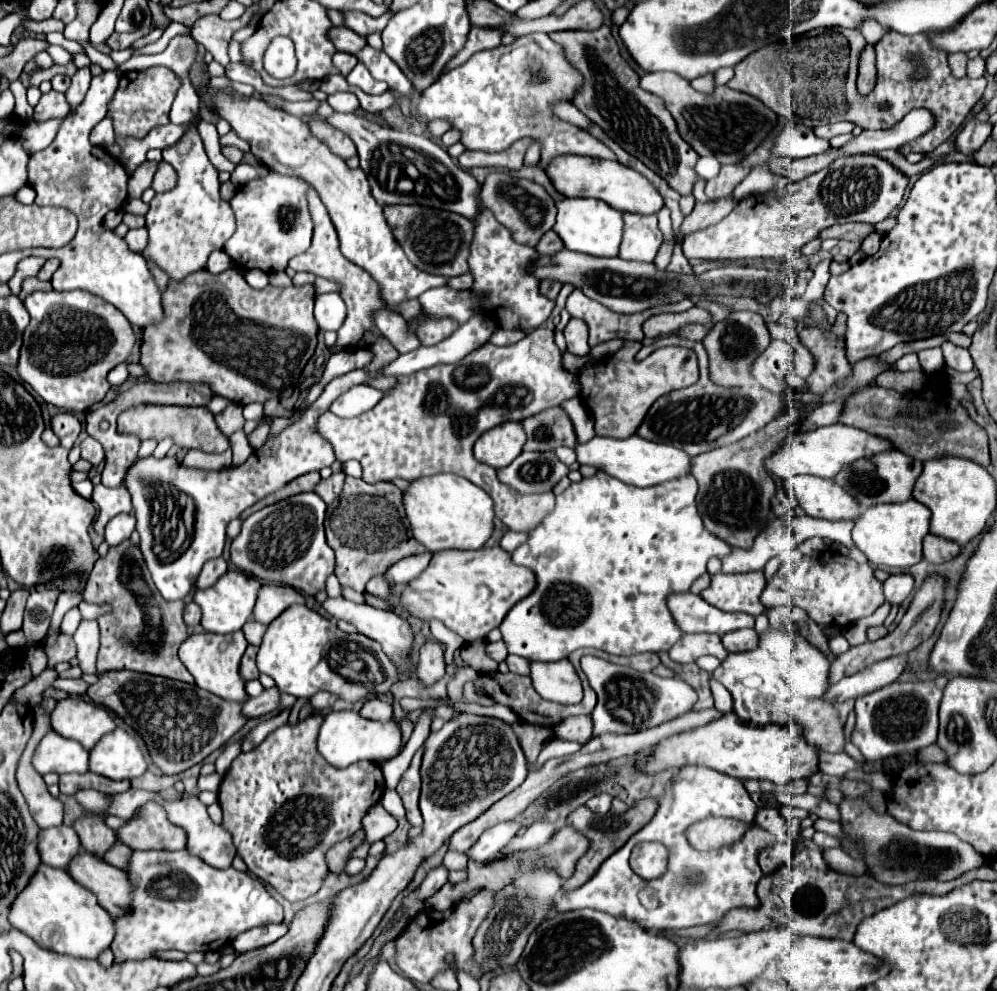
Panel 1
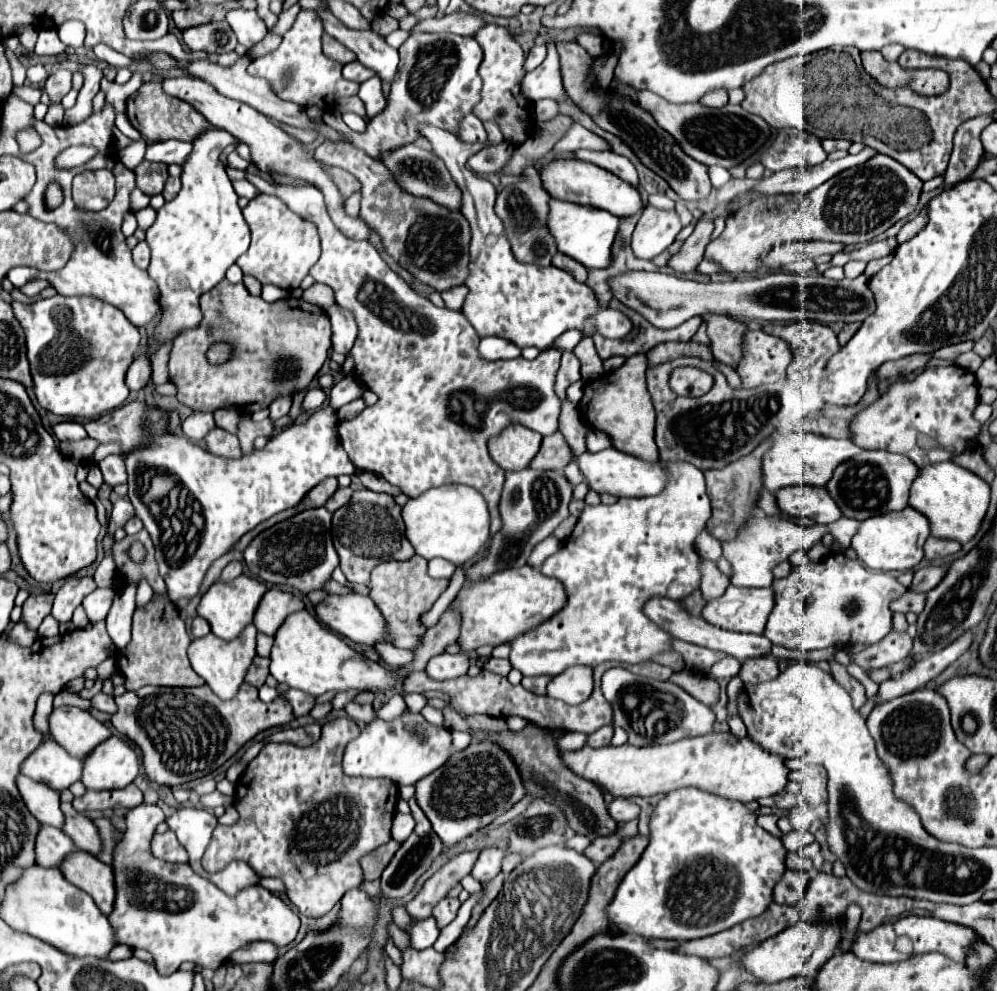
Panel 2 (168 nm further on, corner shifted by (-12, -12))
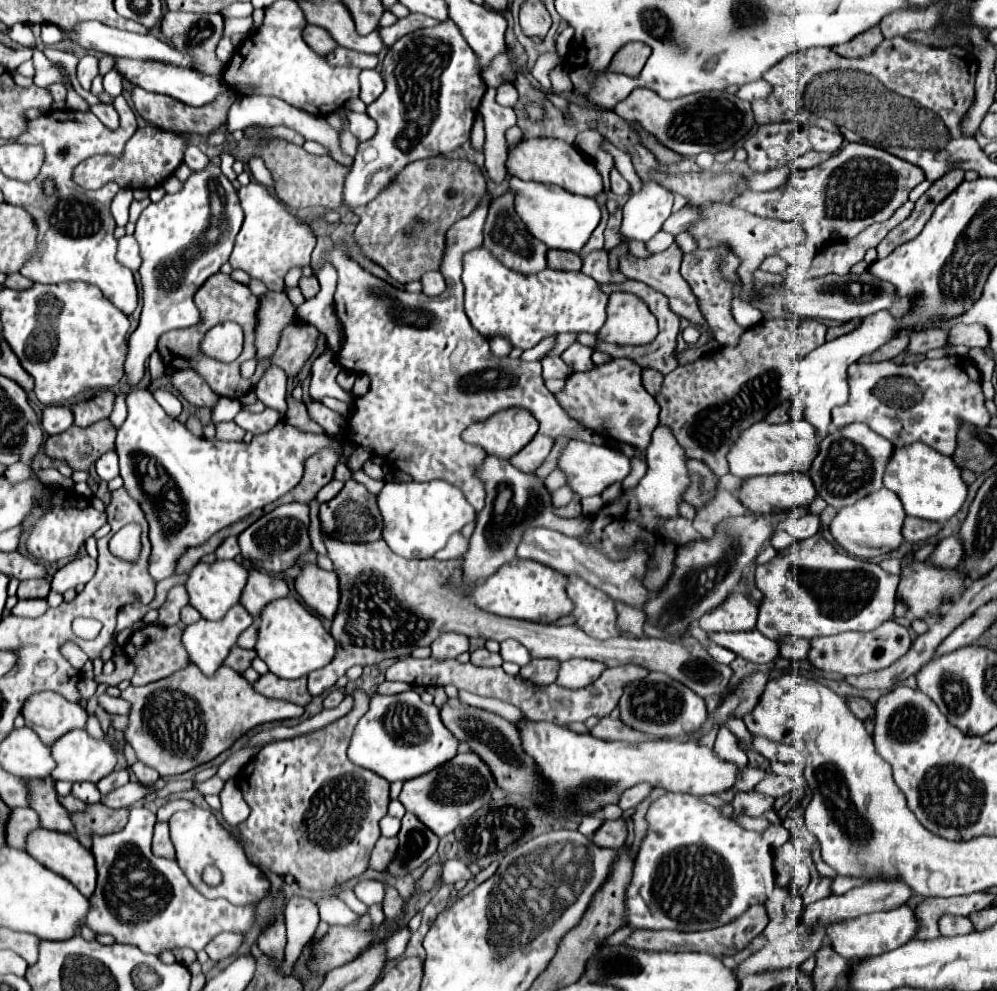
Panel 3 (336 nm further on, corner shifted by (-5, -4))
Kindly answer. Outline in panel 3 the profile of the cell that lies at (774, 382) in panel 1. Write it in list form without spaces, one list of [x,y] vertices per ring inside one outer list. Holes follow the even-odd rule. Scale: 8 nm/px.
[[[715,246],[713,250],[693,250],[689,254],[683,254],[683,262],[681,262],[681,276],[687,280],[687,284],[691,286],[697,304],[701,308],[701,312],[705,314],[707,320],[707,328],[711,330],[713,338],[721,344],[721,346],[735,346],[741,338],[741,334],[745,332],[733,318],[731,314],[731,300],[735,296],[733,288],[737,282],[737,266],[741,262],[737,262],[737,256],[729,250],[725,250],[725,246]]]

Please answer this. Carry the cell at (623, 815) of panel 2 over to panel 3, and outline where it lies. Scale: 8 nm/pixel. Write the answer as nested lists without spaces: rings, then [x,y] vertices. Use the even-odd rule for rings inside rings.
[[[637,784],[637,786],[629,788],[629,790],[625,790],[623,796],[621,796],[621,800],[619,800],[619,808],[621,808],[621,810],[635,808],[639,802],[643,802],[643,800],[651,794],[651,790],[653,790],[653,788],[651,788],[649,784]]]

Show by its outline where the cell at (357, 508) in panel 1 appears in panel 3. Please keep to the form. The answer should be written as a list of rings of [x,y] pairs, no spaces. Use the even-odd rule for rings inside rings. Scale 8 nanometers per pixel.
[[[355,480],[345,482],[343,490],[329,502],[321,504],[321,530],[345,542],[373,542],[381,538],[381,514],[375,506],[375,496]]]

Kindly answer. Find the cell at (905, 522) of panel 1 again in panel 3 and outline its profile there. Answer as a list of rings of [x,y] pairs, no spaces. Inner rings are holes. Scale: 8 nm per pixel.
[[[881,488],[873,494],[867,494],[853,506],[845,506],[837,510],[835,518],[829,524],[829,532],[837,540],[837,544],[849,554],[859,558],[873,558],[899,548],[899,544],[903,542],[903,536],[901,536],[903,518],[905,518],[905,512],[897,494],[893,494],[887,488]]]

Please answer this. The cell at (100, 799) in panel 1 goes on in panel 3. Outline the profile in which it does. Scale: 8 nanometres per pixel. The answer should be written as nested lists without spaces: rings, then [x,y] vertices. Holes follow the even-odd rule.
[[[131,806],[129,808],[129,822],[121,832],[107,834],[107,836],[93,836],[93,856],[97,864],[97,888],[93,898],[89,898],[89,914],[87,926],[93,932],[109,934],[119,944],[137,946],[141,952],[159,954],[161,950],[173,948],[191,948],[195,952],[203,950],[207,942],[211,942],[221,932],[247,932],[255,920],[253,906],[233,906],[225,900],[207,900],[203,898],[181,872],[175,860],[157,858],[151,852],[151,836],[155,826],[155,814],[145,806]]]

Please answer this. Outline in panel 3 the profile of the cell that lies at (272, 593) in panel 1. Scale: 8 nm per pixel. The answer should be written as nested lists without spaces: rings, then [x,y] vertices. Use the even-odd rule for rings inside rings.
[[[249,570],[249,580],[245,590],[241,592],[241,604],[247,608],[247,612],[259,620],[259,614],[265,604],[269,604],[275,598],[283,598],[289,594],[289,588],[285,580],[263,574],[259,570]]]

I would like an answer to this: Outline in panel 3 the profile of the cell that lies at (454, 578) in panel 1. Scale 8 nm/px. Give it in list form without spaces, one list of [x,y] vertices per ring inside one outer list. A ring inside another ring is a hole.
[[[515,558],[513,562],[507,562],[505,566],[501,566],[501,570],[497,570],[493,576],[489,576],[483,584],[477,586],[477,590],[473,592],[473,602],[485,612],[497,616],[553,624],[555,620],[569,616],[573,612],[573,602],[565,592],[567,582],[567,576],[549,566],[543,566],[535,560]]]

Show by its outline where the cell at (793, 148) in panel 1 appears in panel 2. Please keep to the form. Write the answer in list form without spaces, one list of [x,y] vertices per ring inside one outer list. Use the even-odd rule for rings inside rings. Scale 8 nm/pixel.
[[[782,128],[772,146],[762,154],[760,162],[772,172],[798,166],[816,166],[826,160],[826,152],[814,134]]]

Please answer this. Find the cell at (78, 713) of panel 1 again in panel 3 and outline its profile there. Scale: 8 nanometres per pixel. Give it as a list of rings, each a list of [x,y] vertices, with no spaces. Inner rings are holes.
[[[51,690],[29,696],[21,708],[21,714],[25,718],[25,726],[33,728],[45,746],[51,746],[57,738],[75,728],[85,728],[87,720],[81,704],[69,702]]]

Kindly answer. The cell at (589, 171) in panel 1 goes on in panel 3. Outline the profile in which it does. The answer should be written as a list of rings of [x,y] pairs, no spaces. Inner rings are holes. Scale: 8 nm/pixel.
[[[523,138],[523,140],[519,140],[517,144],[507,148],[505,166],[511,176],[517,176],[521,180],[555,184],[555,186],[565,188],[567,192],[581,194],[581,196],[595,196],[603,188],[601,174],[595,170],[595,166],[589,164],[589,160],[585,156],[581,156],[581,152],[575,146],[571,146],[563,140],[555,140],[555,138],[529,138],[529,140]]]

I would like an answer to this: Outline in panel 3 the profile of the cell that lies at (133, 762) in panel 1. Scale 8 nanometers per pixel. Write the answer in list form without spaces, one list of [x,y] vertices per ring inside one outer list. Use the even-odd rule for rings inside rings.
[[[71,730],[69,734],[61,736],[57,740],[57,744],[51,746],[51,754],[53,754],[53,760],[57,762],[57,766],[55,766],[53,774],[51,774],[51,778],[55,782],[59,782],[59,780],[99,782],[101,778],[111,774],[115,764],[117,764],[115,750],[109,746],[109,742],[107,740],[95,740],[85,730]]]

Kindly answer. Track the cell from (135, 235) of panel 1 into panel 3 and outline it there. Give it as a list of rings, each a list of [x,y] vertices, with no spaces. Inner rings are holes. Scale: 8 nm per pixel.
[[[123,236],[119,238],[119,248],[117,248],[117,262],[127,266],[129,270],[137,272],[141,266],[141,256],[139,256],[139,246],[133,236]]]

